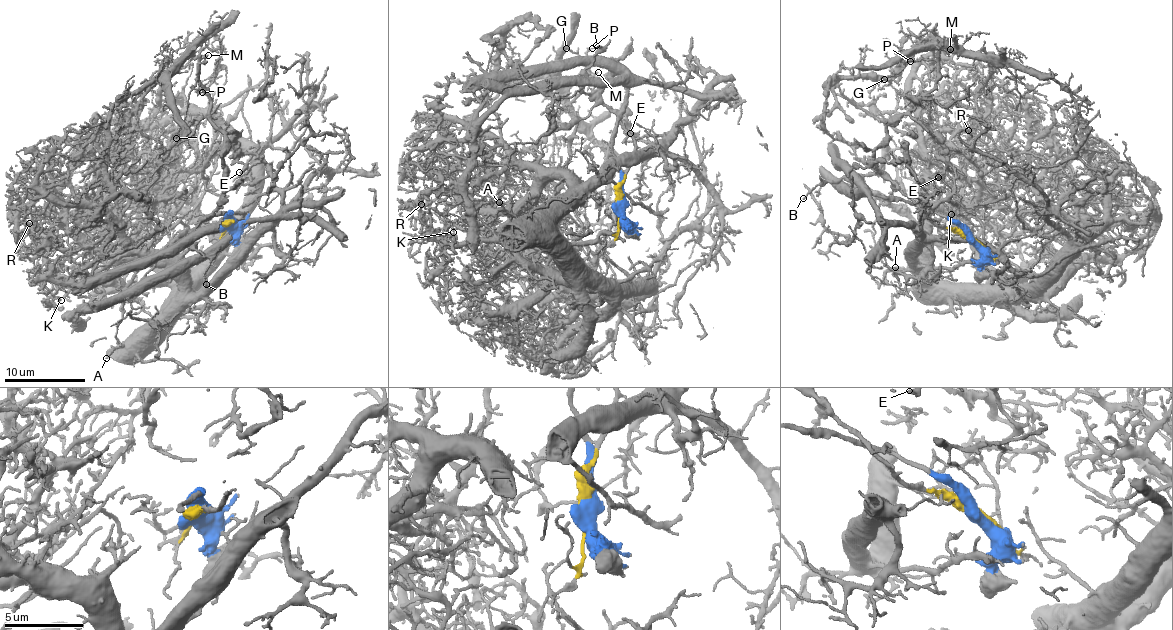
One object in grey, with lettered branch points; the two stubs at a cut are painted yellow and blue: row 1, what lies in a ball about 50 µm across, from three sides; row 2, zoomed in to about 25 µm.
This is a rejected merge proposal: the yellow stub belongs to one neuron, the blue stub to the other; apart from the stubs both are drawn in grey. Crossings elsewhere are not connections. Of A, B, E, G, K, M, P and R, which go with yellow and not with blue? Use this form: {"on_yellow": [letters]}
{"on_yellow": ["B", "E", "G", "M", "P"]}

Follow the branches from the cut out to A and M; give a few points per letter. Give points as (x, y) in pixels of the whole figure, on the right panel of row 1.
A: (972, 238), (928, 208), (871, 194), (882, 243), (888, 225), (898, 223), (916, 232), (915, 276), (894, 266)
M: (974, 238), (938, 224), (875, 165), (875, 148), (883, 140), (885, 128), (933, 86), (939, 52), (950, 48)

